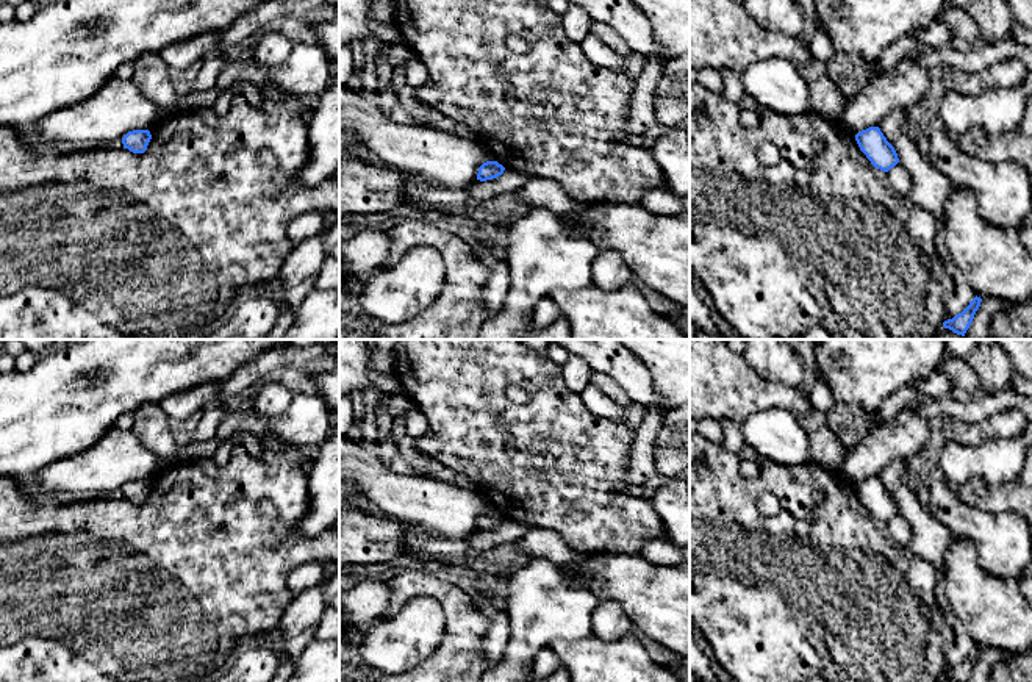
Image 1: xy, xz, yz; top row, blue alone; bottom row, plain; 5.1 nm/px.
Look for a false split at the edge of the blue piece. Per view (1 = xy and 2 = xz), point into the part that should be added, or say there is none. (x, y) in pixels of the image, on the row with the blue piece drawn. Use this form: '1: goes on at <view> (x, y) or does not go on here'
1: does not go on here
2: does not go on here

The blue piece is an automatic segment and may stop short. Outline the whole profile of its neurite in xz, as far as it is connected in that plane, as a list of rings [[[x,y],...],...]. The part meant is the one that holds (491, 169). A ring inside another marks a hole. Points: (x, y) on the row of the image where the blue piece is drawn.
[[[486,161],[478,167],[477,180],[486,181],[502,175],[505,167],[497,161]]]

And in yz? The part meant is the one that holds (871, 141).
[[[879,127],[862,130],[855,135],[855,141],[860,150],[877,169],[888,172],[899,163],[894,147],[887,141]]]

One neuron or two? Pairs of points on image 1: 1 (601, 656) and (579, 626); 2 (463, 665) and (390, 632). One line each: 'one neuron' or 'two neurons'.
1: two neurons
2: two neurons

